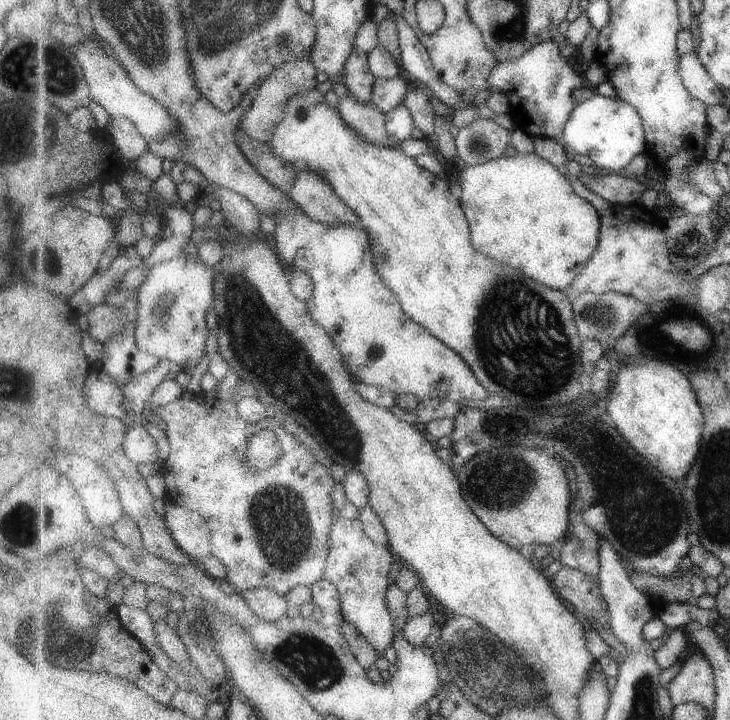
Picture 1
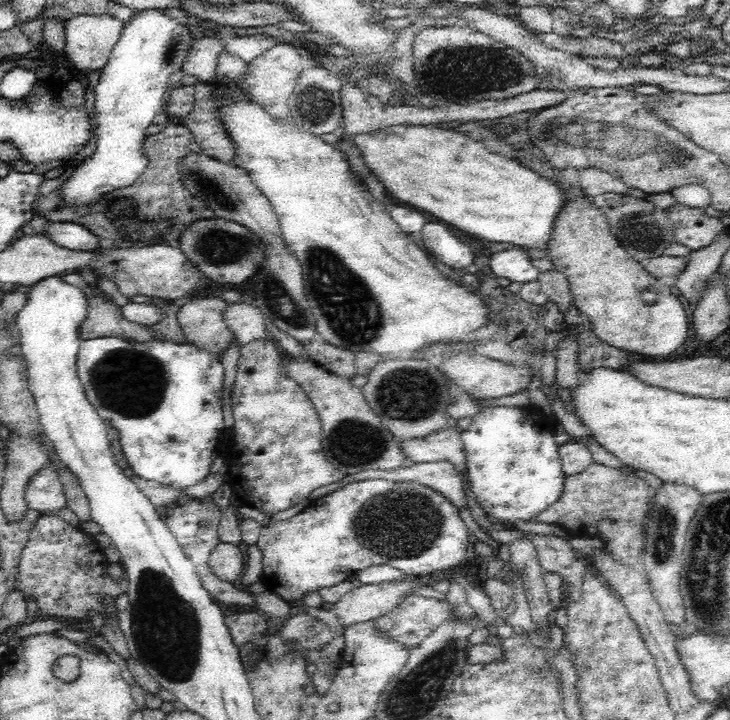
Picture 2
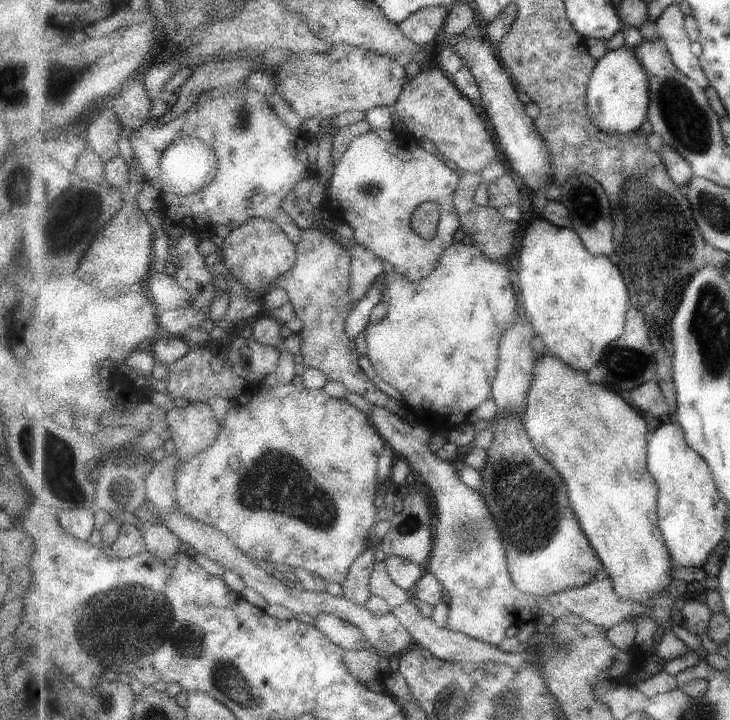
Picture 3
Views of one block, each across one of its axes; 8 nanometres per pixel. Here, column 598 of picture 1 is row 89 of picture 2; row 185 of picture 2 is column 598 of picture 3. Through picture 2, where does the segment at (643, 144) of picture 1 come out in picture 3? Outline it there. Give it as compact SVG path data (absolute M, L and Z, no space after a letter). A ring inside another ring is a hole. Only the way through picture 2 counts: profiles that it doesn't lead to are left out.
M623 45L608 52L598 61L588 84L589 116L597 130L605 134L629 134L641 130L649 114L649 72L632 48Z

